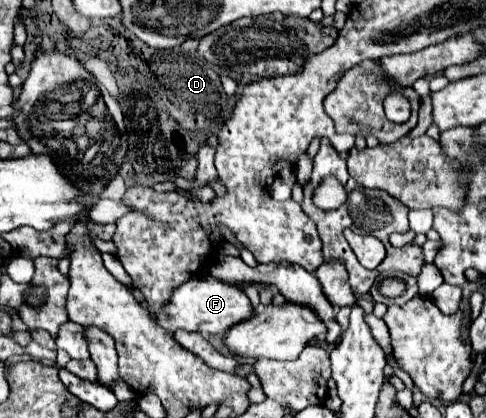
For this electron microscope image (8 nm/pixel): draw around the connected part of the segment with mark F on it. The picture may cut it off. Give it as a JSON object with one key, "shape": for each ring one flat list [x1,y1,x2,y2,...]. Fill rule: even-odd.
{"shape":[[102,254,102,260,104,260,104,266,110,270,110,274,130,288,130,292,140,302,140,306,168,334,174,334,176,330,188,330,188,332,200,332,200,334,220,334,220,332,226,332,230,326,234,326,234,324,238,324,242,320,248,320,254,314,248,296,240,288,228,286,228,284,224,284,224,282,220,282,220,280,216,280,212,276,206,276,206,274,200,274,196,278,190,278,182,286,176,286,176,290,172,290,172,294,170,294,168,304,164,304,156,314,156,310,152,310,144,302,144,296,140,294,140,290,136,290,136,286,132,286,132,278,126,274,124,266,120,264,120,260,116,256,112,256,112,254]]}

